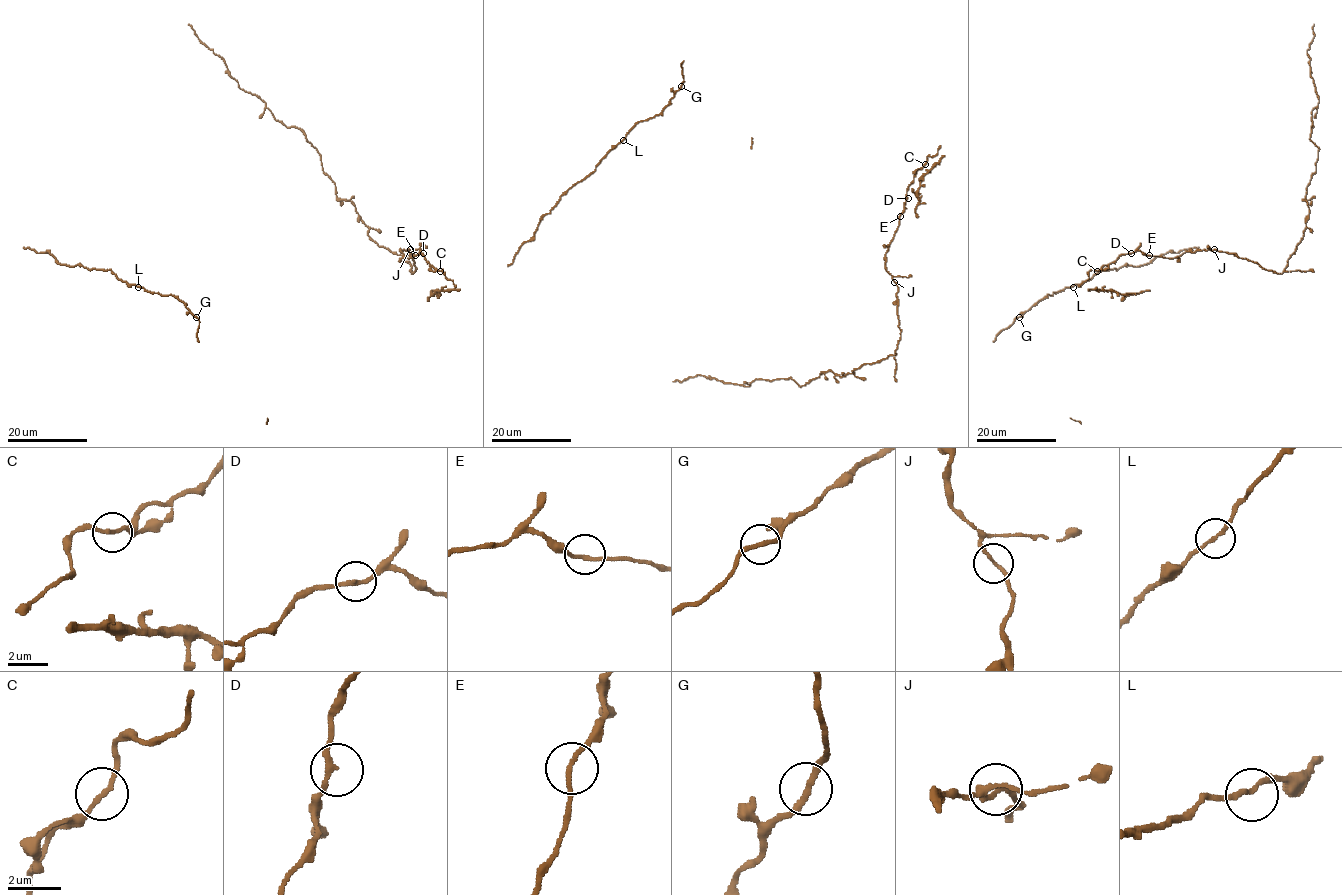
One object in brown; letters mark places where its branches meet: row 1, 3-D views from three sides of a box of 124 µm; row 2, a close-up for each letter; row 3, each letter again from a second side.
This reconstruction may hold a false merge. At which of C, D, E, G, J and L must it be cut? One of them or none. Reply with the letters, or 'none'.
none

